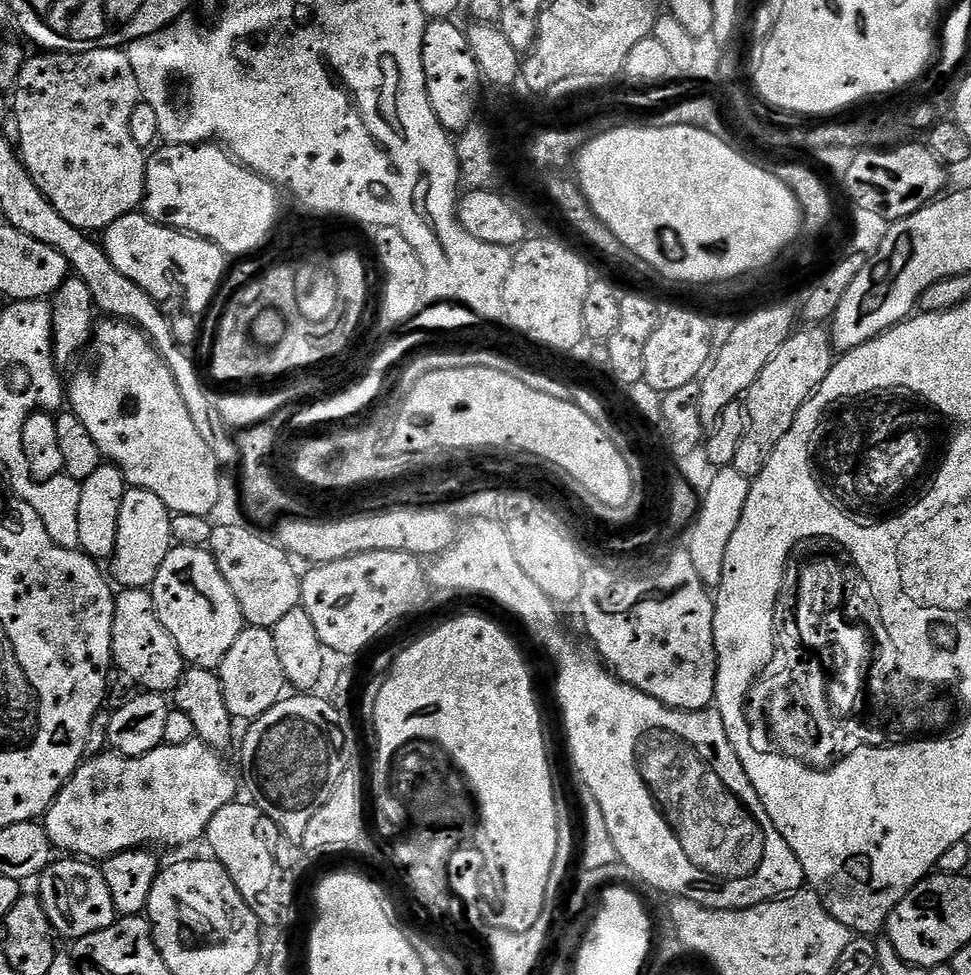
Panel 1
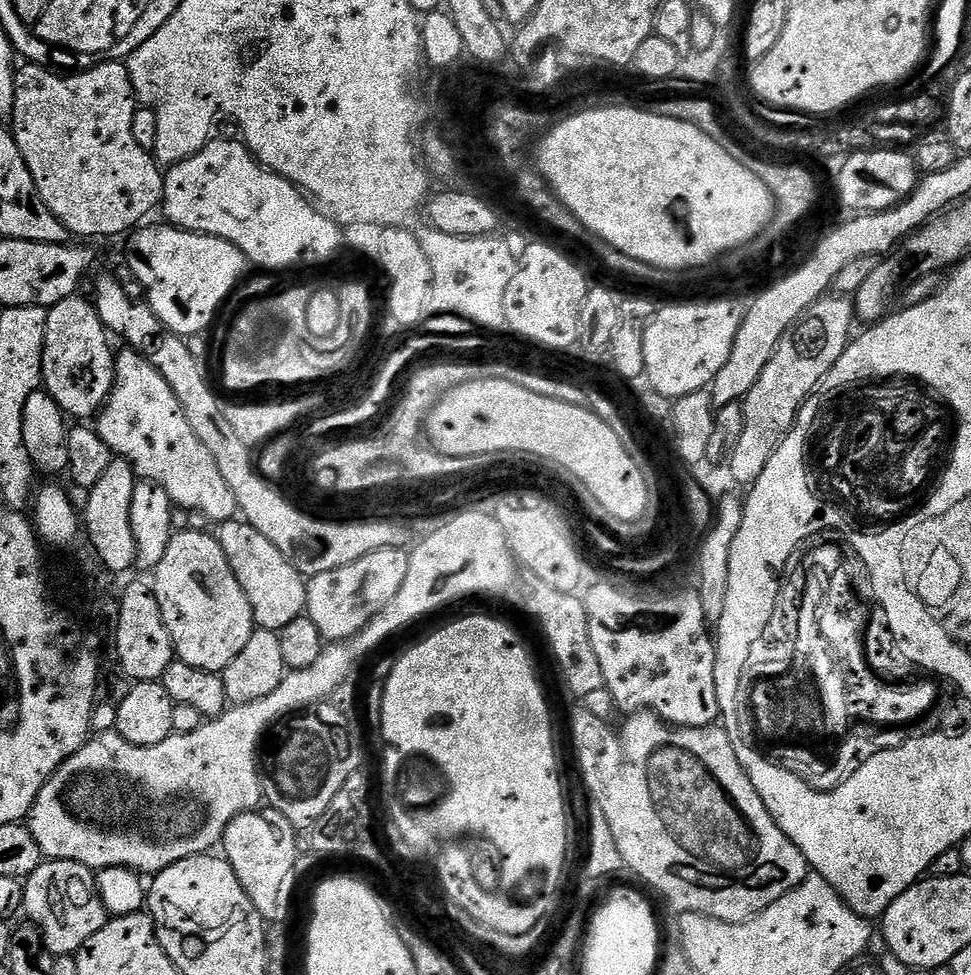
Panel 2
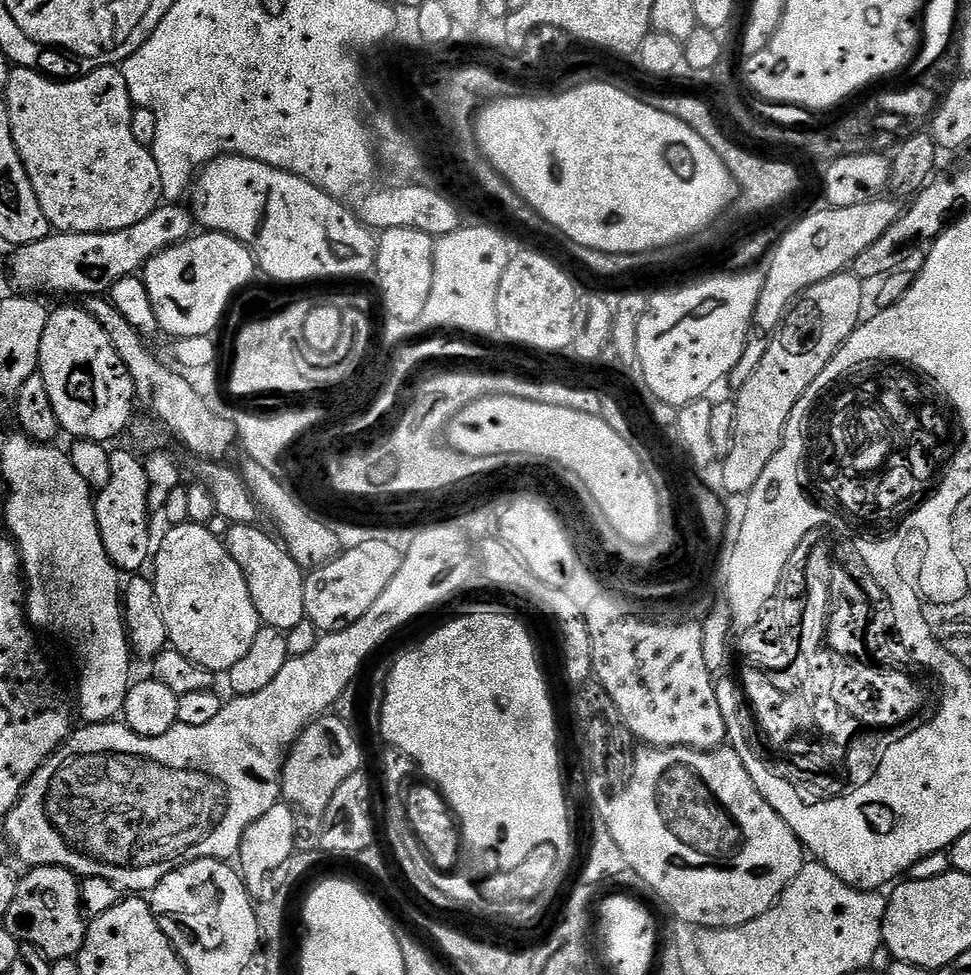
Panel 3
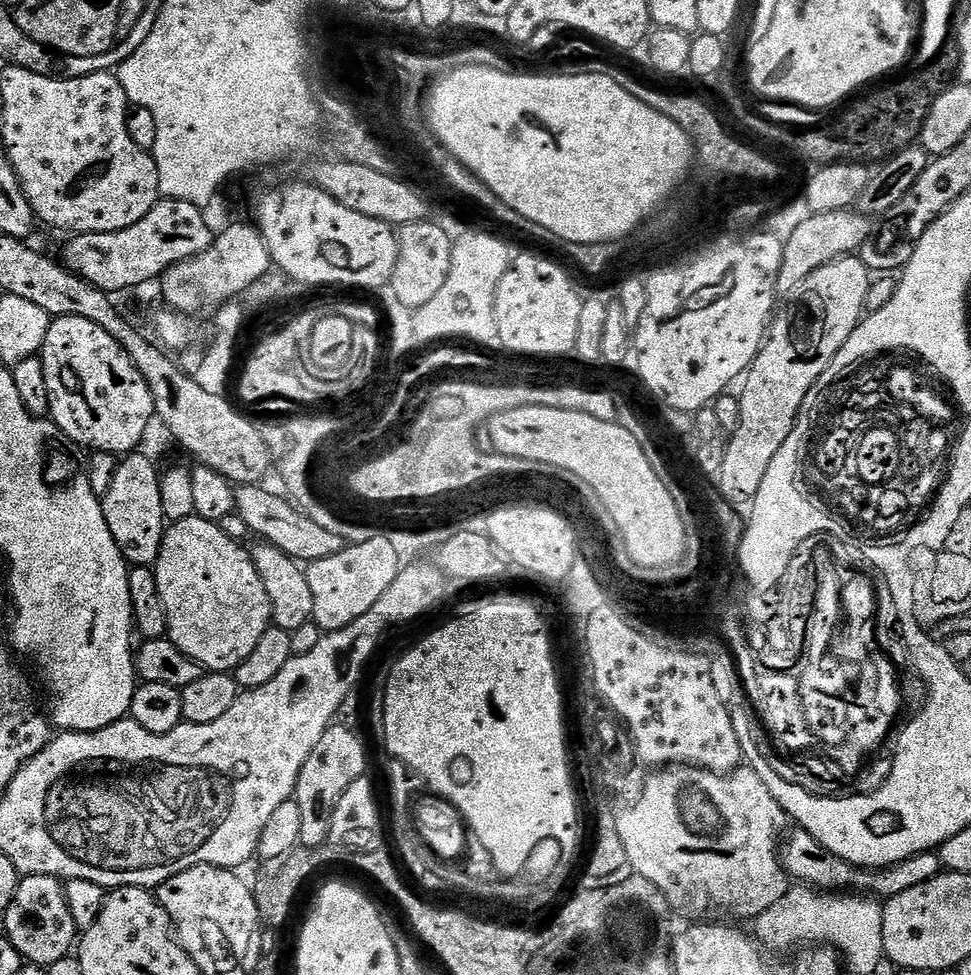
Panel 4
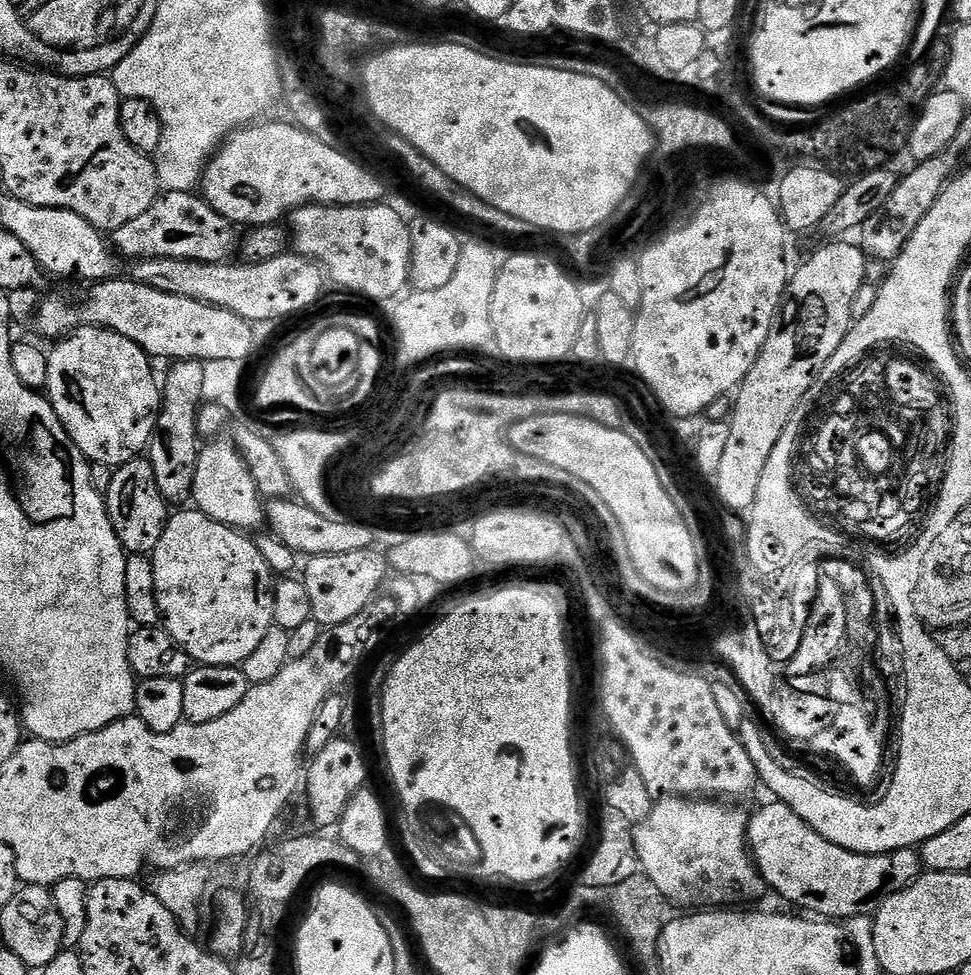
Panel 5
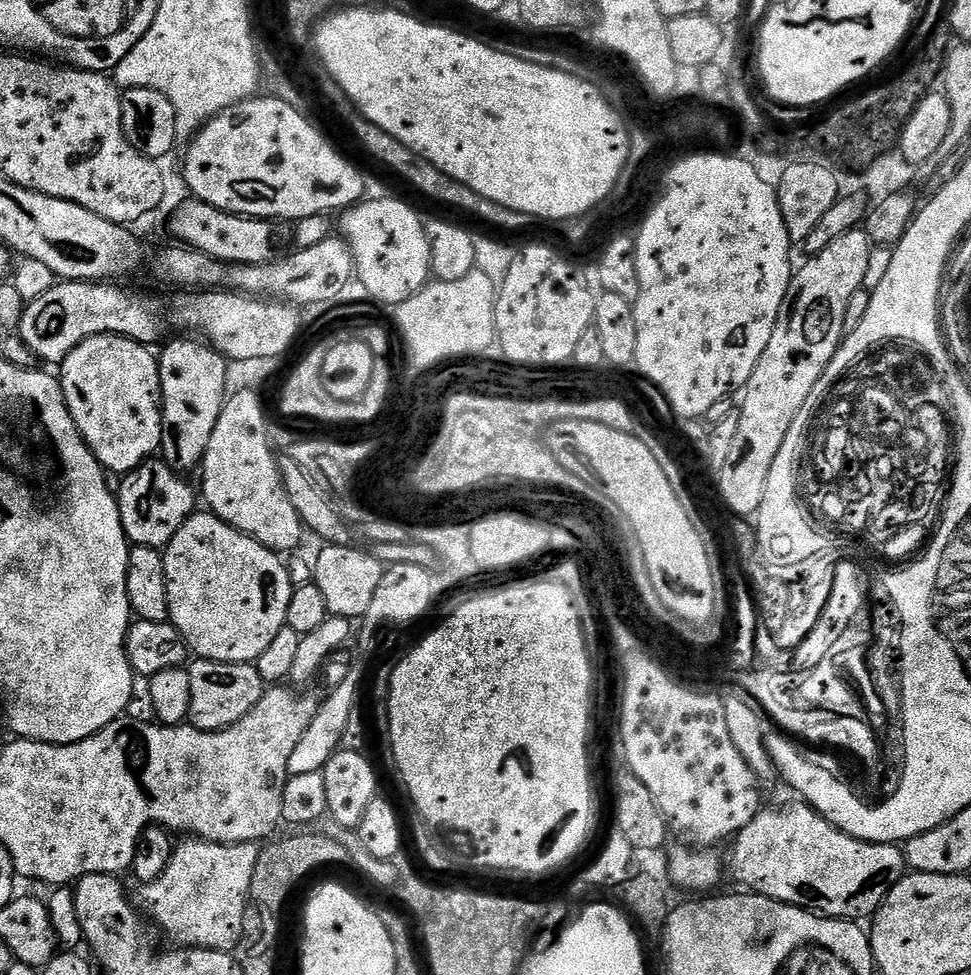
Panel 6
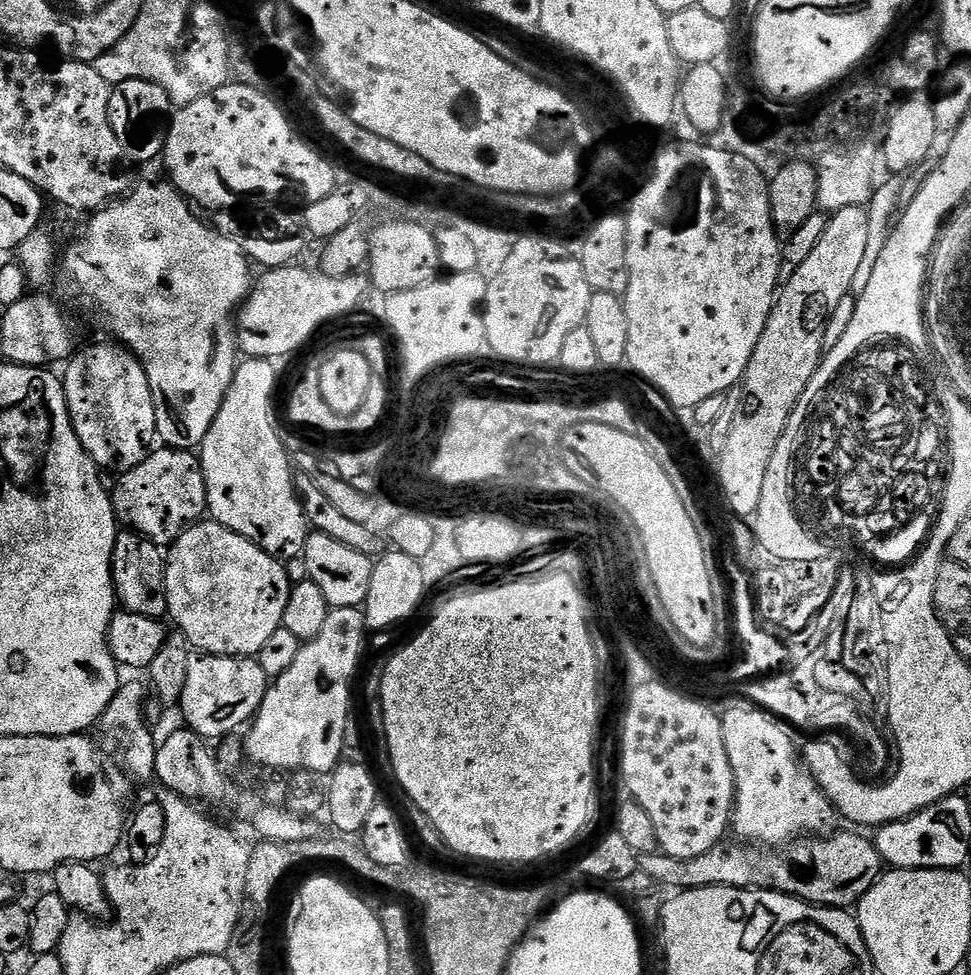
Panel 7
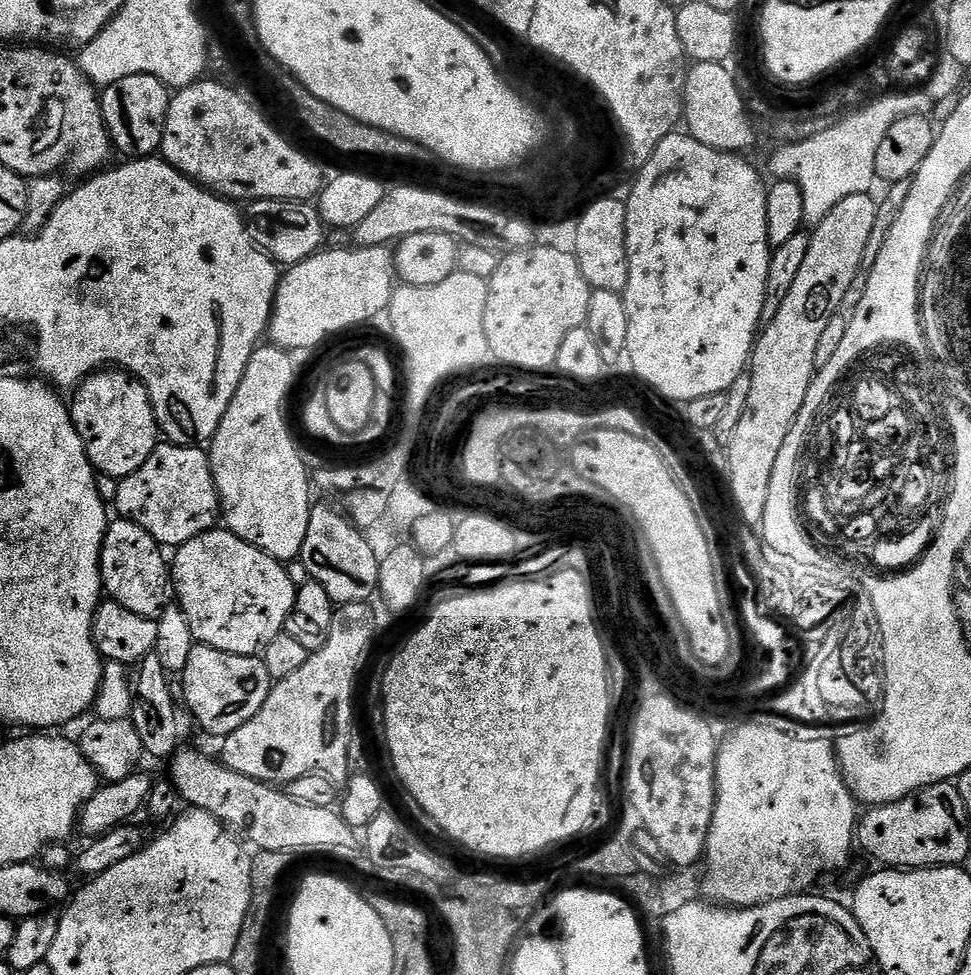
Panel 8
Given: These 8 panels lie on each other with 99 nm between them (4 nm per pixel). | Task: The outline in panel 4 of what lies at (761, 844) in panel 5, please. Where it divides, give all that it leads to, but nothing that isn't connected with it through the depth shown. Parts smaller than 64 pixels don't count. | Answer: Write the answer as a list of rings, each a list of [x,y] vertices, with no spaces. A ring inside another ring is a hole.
[[[793,832],[789,840],[787,837],[783,841],[782,863],[789,877],[804,886],[819,886],[824,890],[855,890],[876,898],[891,898],[912,889],[913,886],[922,886],[922,882],[930,882],[930,878],[939,876],[942,871],[939,855],[935,851],[919,852],[916,856],[879,870],[856,868],[842,858],[830,854],[830,850],[823,848],[808,832]]]

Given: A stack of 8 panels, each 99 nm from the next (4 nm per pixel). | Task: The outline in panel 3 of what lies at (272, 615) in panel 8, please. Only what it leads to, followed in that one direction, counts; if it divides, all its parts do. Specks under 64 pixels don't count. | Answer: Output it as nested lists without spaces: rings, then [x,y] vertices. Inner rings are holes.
[[[176,522],[171,527],[161,540],[159,537],[154,552],[154,583],[162,618],[166,622],[169,645],[206,670],[227,674],[245,656],[246,650],[250,650],[254,634],[258,634],[262,626],[254,598],[250,596],[250,586],[246,586],[246,578],[242,570],[238,570],[238,562],[230,558],[223,539],[215,536],[211,527],[191,522]]]

